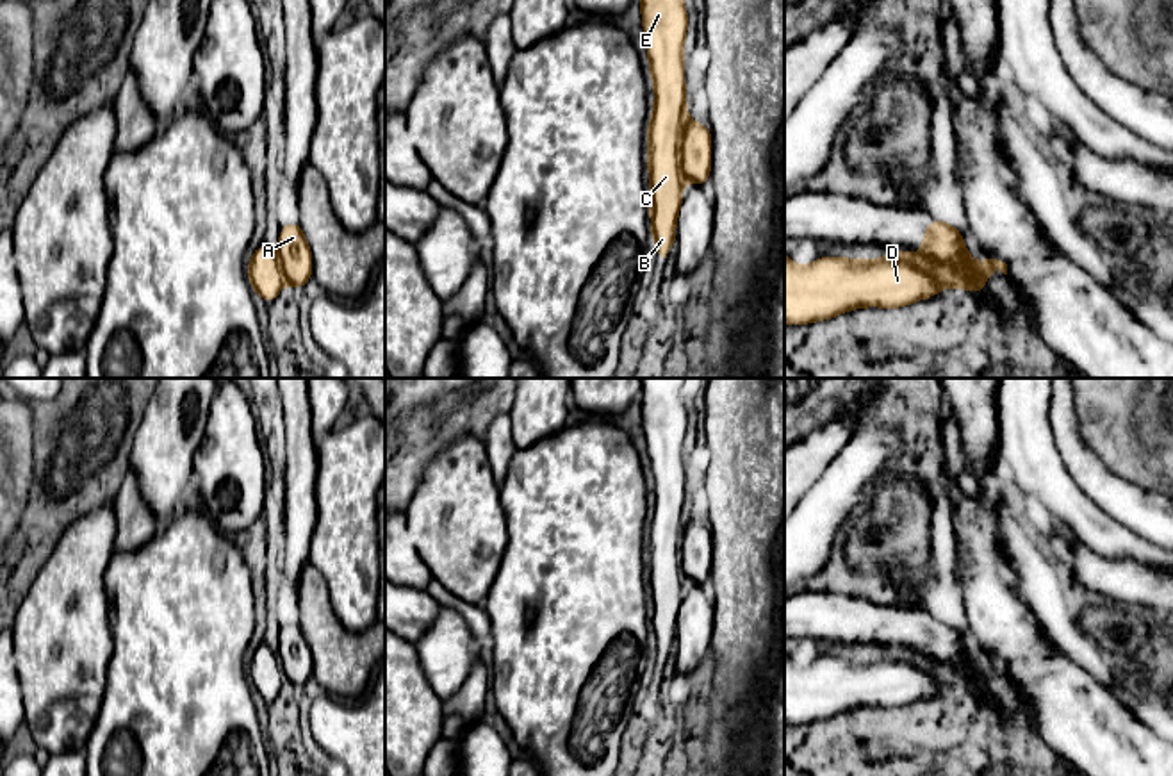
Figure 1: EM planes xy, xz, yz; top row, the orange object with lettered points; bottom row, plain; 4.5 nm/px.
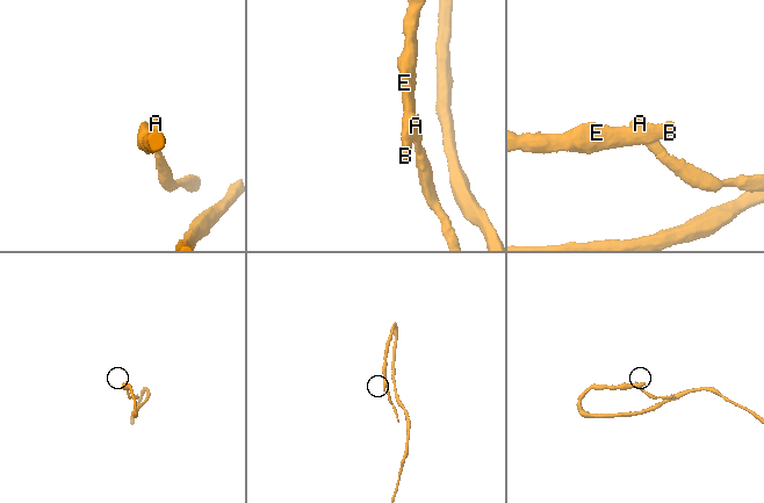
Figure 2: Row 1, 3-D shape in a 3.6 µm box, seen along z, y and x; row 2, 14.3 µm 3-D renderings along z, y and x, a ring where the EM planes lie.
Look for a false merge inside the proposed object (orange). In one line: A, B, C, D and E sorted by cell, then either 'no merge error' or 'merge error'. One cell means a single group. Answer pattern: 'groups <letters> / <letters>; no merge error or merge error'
groups A / B C D E; merge error

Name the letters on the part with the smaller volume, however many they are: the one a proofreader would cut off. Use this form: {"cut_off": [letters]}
{"cut_off": ["A"]}

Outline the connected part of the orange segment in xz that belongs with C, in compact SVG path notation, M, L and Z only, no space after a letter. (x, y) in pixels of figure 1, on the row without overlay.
M640 378L640 409L654 482L654 510L647 526L651 630L658 653L667 658L676 642L676 621L683 601L681 542L686 519L683 403L685 378Z

